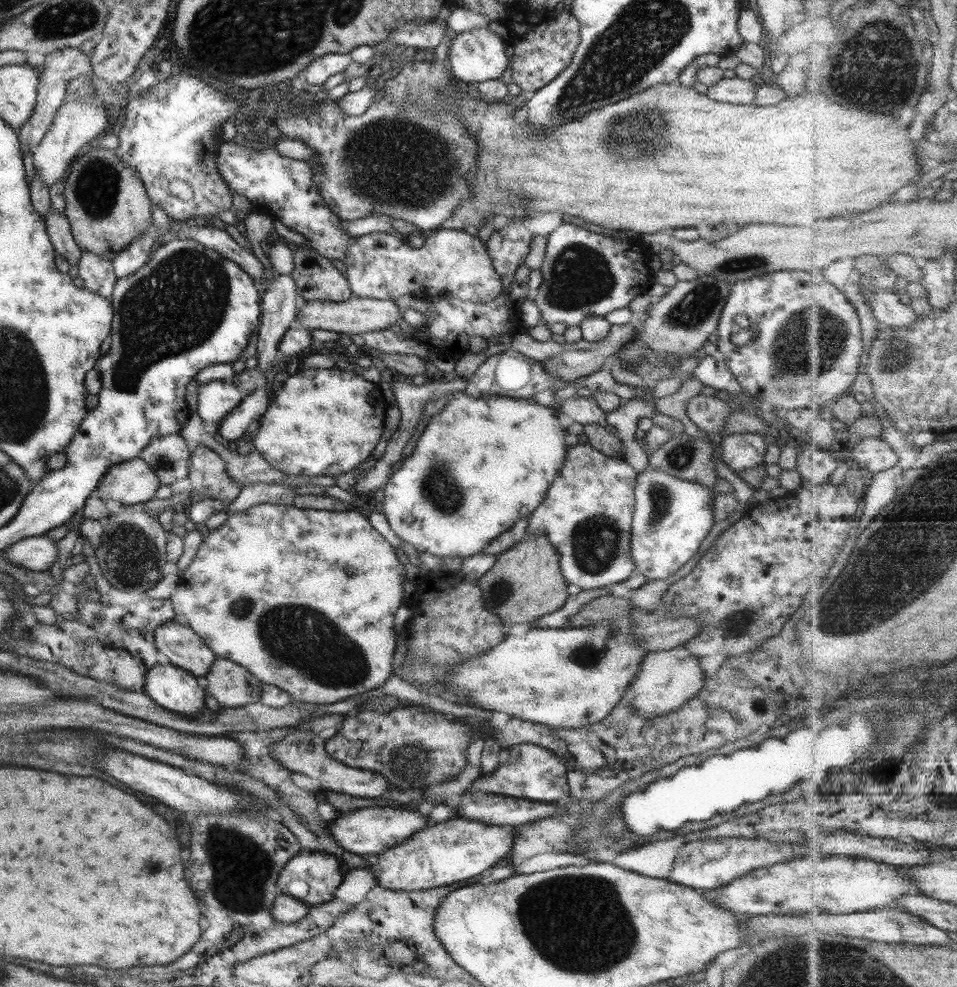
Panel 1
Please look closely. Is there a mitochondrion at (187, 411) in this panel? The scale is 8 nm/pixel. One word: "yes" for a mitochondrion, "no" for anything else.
no

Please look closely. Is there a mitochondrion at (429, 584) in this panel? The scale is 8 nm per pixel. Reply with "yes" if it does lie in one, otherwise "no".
no

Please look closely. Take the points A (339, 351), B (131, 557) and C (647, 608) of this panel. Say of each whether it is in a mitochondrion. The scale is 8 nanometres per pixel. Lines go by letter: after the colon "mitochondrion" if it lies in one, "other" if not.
A: other
B: mitochondrion
C: other

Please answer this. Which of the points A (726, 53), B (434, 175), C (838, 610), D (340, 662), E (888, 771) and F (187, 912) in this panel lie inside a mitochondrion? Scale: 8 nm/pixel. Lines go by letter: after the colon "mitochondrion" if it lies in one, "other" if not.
A: other
B: mitochondrion
C: mitochondrion
D: mitochondrion
E: other
F: other

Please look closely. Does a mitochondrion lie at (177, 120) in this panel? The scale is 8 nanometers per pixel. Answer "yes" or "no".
no

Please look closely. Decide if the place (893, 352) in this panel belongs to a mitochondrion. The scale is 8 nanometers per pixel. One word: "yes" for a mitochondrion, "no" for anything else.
yes

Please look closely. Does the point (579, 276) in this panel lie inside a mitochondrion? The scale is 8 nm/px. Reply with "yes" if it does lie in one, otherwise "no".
yes

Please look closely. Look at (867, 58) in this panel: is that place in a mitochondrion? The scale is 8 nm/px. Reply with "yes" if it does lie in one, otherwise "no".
yes

